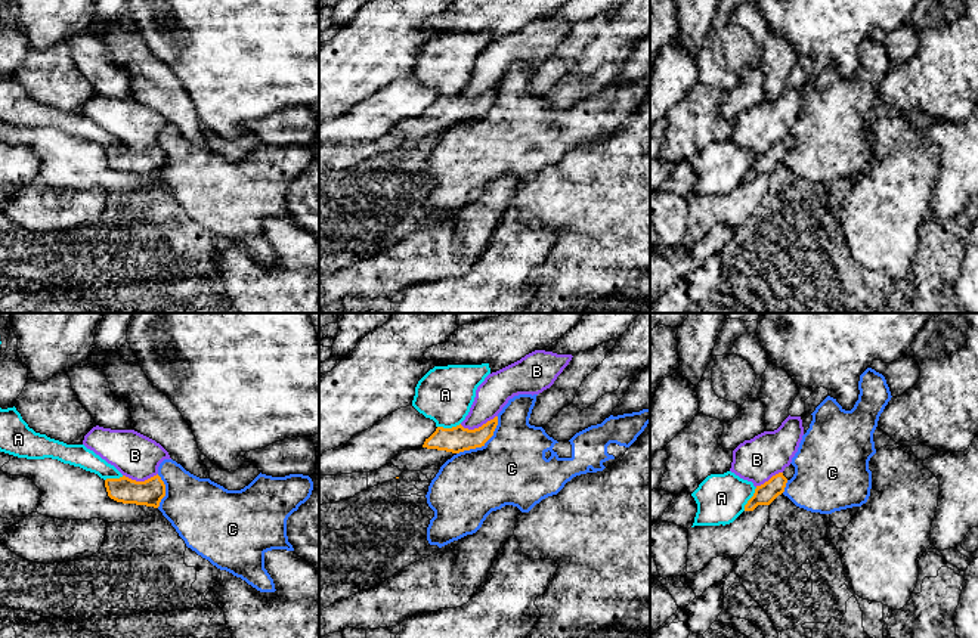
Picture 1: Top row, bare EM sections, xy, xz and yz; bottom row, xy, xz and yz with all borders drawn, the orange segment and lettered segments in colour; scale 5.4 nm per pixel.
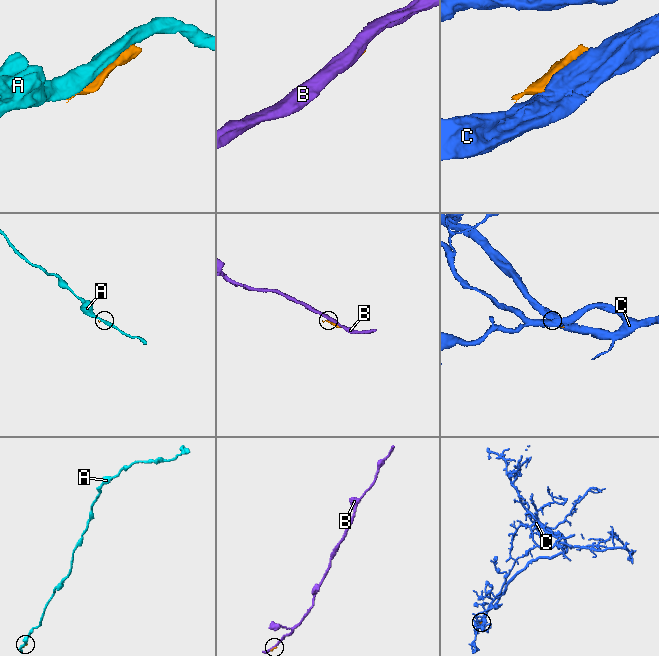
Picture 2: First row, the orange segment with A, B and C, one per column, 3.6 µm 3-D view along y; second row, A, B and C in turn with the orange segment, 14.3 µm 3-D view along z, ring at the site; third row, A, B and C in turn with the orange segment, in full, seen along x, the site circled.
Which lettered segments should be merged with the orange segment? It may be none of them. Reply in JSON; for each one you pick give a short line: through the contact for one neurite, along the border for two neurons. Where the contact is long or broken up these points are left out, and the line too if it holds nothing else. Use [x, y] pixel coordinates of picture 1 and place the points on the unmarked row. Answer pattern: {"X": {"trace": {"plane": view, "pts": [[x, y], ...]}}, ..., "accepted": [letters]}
{"accepted": []}

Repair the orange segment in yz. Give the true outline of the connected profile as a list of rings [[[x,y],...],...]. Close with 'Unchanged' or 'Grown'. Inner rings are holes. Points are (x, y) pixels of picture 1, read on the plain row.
[[[790,133],[783,142],[773,145],[768,151],[756,155],[753,165],[745,174],[745,180],[753,180],[758,174],[770,174],[784,161],[786,152],[793,146],[795,136]]]. Grown

